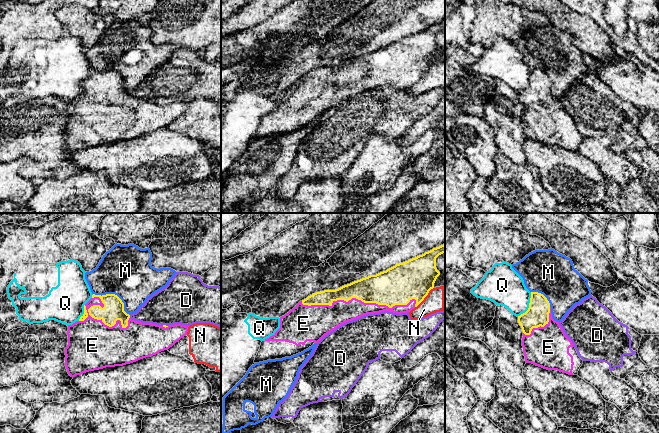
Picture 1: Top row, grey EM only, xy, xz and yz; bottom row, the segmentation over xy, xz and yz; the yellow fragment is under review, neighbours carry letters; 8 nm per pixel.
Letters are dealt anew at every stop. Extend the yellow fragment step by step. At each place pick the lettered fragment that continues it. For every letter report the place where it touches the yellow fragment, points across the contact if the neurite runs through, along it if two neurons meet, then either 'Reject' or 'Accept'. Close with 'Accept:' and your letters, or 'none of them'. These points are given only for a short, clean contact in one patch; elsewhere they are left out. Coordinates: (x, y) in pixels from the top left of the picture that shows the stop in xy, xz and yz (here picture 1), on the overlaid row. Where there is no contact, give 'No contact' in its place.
D: Touches yellow at xy (129, 316). Reject
E: Touches yellow at xz (359, 299). Accept
M: Touches yellow at xy (114, 294). Reject
N: Touches yellow at xz (425, 296). Boundary: xz (433, 287), (415, 307). Reject
Q: Touches yellow at yz (529, 306). Reject
Accept: E

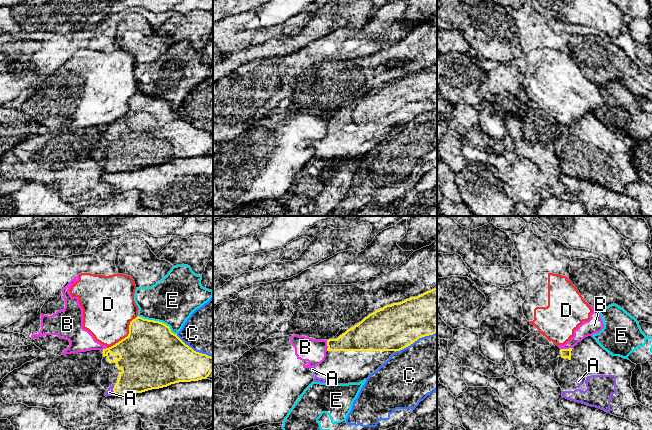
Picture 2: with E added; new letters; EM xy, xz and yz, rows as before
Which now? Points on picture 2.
A: Touches yellow at xy (113, 389). Path across: xy (139, 373), (123, 387), (113, 389), (109, 392). Accept
B: Touches yellow at xz (327, 345). Boundary: xz (326, 340), (327, 350). Reject
C: Touches yellow at xz (415, 340). Reject
D: Touches yellow at xy (128, 335). Reject
E: Touches yellow at xy (158, 321). Reject
Accept: A

